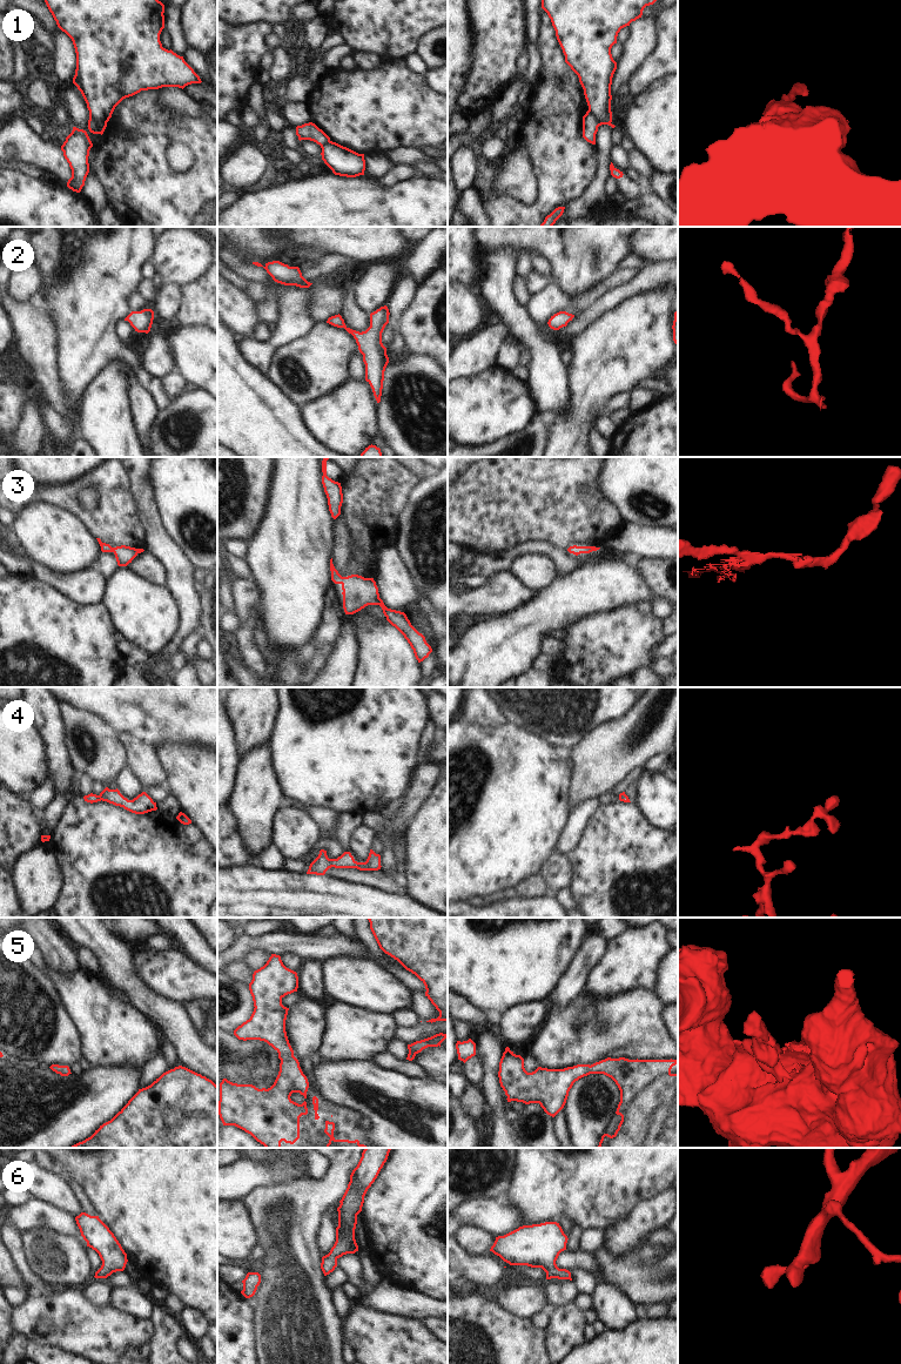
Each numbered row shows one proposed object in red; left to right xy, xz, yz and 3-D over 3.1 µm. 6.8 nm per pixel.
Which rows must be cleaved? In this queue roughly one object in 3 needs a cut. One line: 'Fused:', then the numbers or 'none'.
Fused: 1

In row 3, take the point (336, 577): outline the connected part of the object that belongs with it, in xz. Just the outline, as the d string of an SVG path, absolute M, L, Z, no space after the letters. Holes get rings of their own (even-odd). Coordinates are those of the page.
M330 559L331 580L342 585L343 609L345 614L354 614L368 605L379 605L386 620L395 626L408 640L418 663L423 661L432 652L425 637L410 623L406 614L388 609L379 598L378 587L374 578L364 578L358 575L342 577Z

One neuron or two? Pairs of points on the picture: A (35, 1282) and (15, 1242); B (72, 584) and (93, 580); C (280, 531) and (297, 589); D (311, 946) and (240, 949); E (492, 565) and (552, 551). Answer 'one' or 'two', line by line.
A: one
B: one
C: one
D: one
E: one

